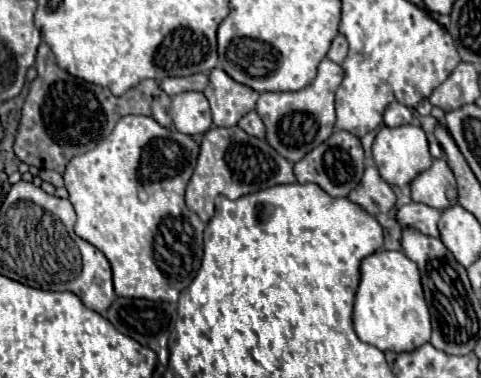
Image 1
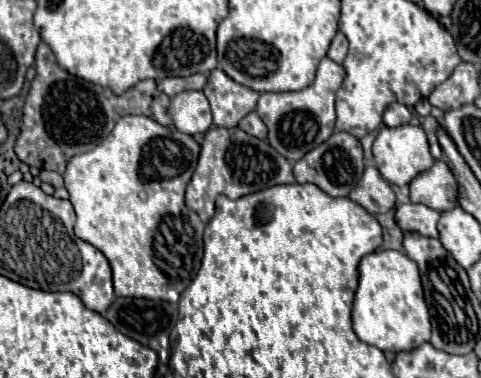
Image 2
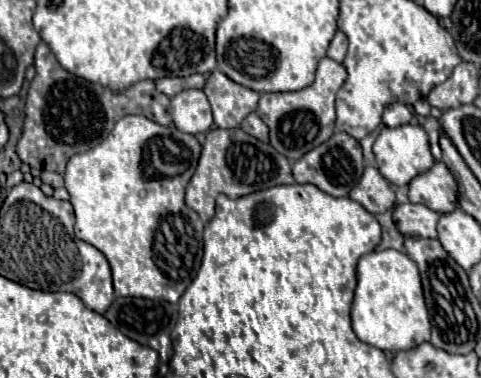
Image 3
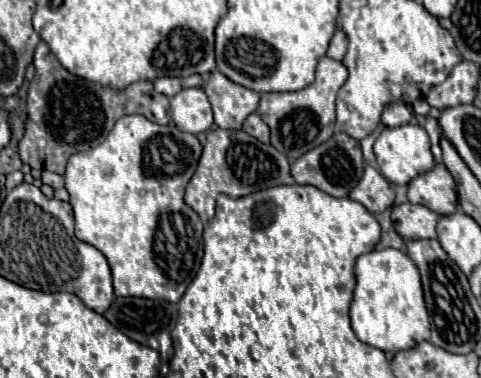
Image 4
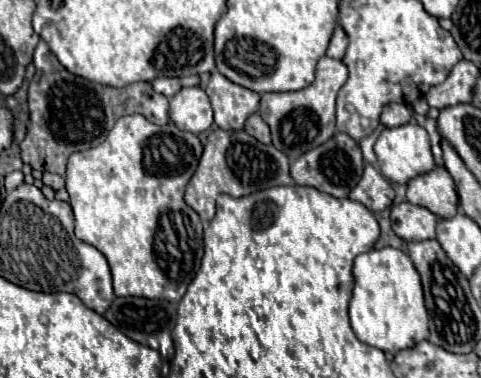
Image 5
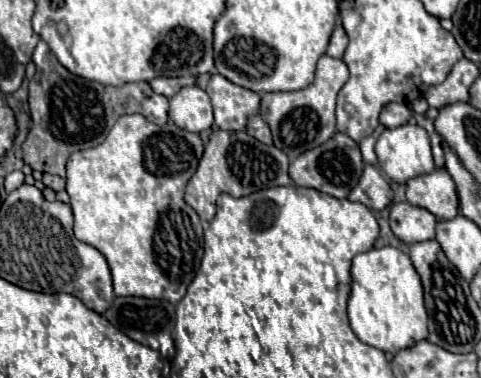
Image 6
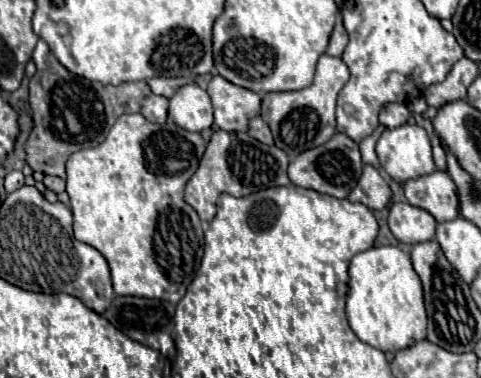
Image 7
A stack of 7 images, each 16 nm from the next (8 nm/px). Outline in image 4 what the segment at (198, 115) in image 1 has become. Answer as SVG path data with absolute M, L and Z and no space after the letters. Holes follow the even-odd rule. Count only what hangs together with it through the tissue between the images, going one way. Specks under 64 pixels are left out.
M184 88L170 100L170 118L182 132L200 134L212 126L212 108L202 88Z

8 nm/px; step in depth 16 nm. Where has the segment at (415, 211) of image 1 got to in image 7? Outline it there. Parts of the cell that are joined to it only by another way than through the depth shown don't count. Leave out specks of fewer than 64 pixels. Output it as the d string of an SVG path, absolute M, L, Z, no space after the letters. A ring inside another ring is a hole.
M400 202L400 204L390 204L388 228L398 242L418 244L434 236L436 222L426 210L414 208L408 202Z

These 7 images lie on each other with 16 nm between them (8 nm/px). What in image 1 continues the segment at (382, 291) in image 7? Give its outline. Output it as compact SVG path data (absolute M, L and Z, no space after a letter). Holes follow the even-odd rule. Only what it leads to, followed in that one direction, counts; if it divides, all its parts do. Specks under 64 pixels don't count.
M378 250L360 264L360 284L356 290L354 332L366 344L386 352L410 352L430 340L430 312L424 300L420 272L404 252Z

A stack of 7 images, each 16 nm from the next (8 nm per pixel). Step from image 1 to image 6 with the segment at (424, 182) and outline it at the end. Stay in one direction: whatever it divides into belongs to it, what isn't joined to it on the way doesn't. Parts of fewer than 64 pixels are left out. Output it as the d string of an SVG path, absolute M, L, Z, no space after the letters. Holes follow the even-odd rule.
M434 170L406 182L406 200L414 206L426 208L438 222L458 216L456 184L446 170Z

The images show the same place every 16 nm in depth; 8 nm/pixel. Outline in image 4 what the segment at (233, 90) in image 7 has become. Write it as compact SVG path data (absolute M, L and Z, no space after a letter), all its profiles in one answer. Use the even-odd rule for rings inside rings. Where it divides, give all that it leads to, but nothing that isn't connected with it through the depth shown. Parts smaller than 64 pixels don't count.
M212 72L204 88L214 110L214 124L224 130L240 130L244 120L258 110L260 94L234 84L220 72Z

